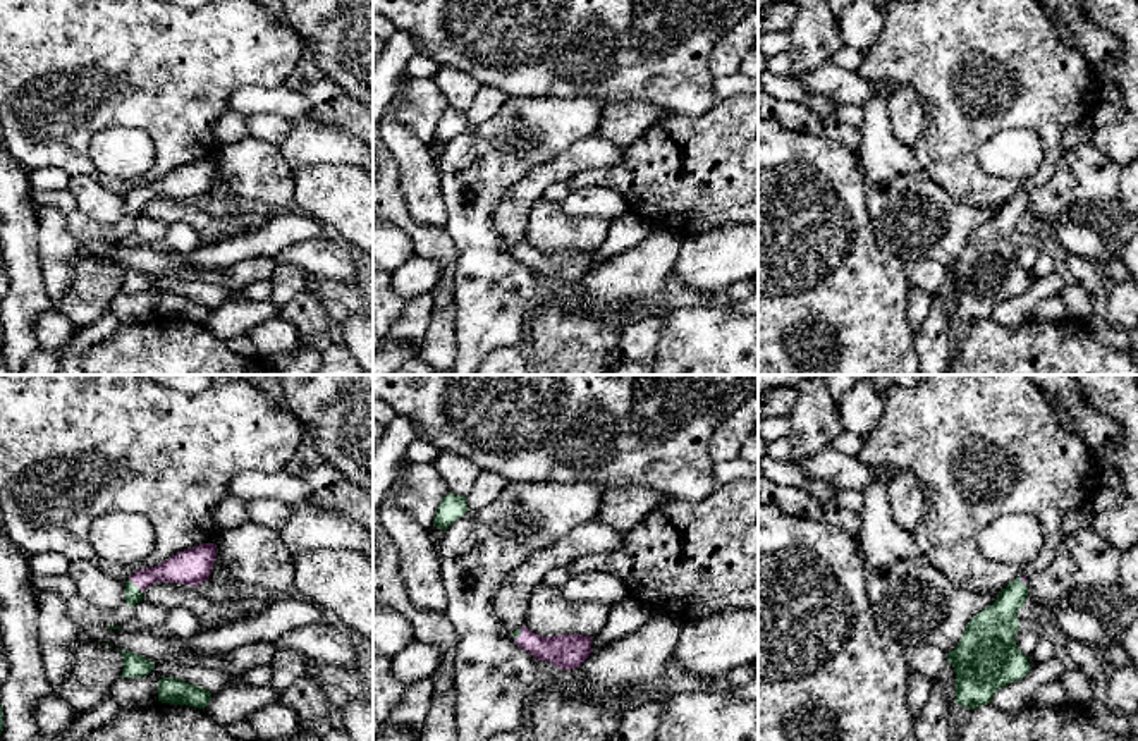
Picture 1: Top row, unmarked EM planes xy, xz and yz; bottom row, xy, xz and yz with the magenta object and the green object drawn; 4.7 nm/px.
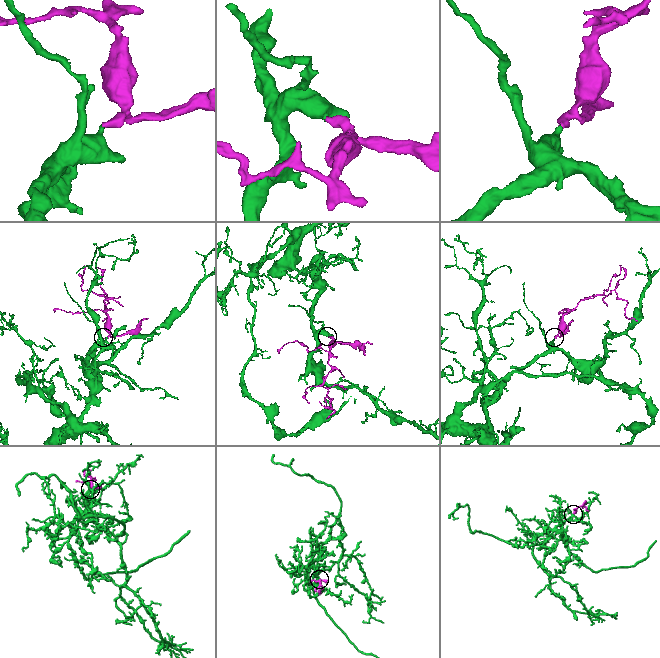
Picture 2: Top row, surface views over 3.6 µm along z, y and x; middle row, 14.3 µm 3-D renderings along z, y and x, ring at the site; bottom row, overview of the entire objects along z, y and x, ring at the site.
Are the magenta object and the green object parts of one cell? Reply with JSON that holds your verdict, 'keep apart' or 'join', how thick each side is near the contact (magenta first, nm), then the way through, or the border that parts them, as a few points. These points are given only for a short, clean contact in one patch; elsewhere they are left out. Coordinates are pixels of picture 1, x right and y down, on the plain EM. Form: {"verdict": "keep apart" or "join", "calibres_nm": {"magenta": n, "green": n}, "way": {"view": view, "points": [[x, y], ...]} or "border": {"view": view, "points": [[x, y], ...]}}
{"verdict": "join", "calibres_nm": {"magenta": 150, "green": 80}, "way": {"view": "xy", "points": [[184, 183], [150, 189], [134, 198], [133, 208]]}}

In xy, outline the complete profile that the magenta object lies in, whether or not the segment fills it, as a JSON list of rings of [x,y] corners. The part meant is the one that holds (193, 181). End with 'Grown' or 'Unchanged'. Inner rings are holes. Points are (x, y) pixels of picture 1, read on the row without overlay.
[[[203,158],[172,170],[155,182],[138,184],[125,196],[125,218],[131,222],[139,218],[143,206],[158,196],[199,201],[203,196],[210,194],[215,172],[217,160]]]. Grown

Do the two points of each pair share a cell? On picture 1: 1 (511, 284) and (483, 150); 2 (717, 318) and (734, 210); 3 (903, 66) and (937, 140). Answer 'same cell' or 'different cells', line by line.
1: same cell
2: different cells
3: same cell

